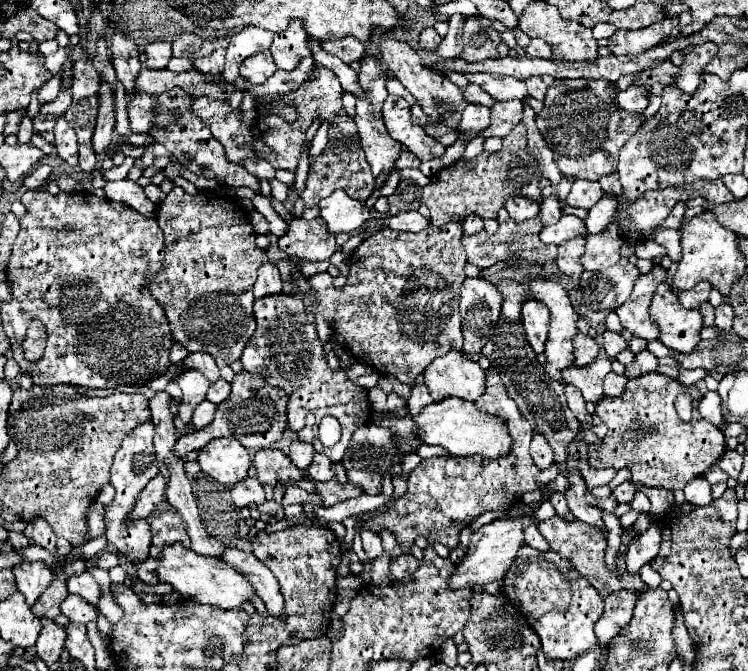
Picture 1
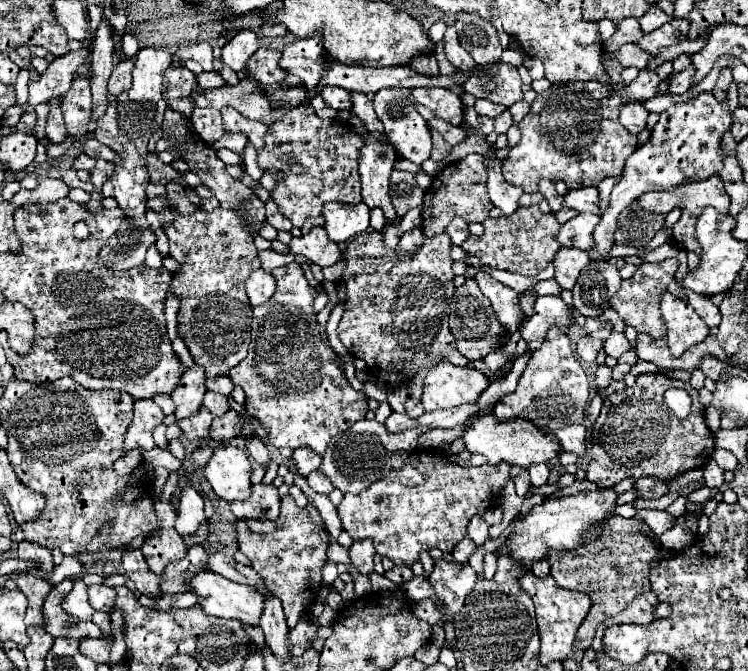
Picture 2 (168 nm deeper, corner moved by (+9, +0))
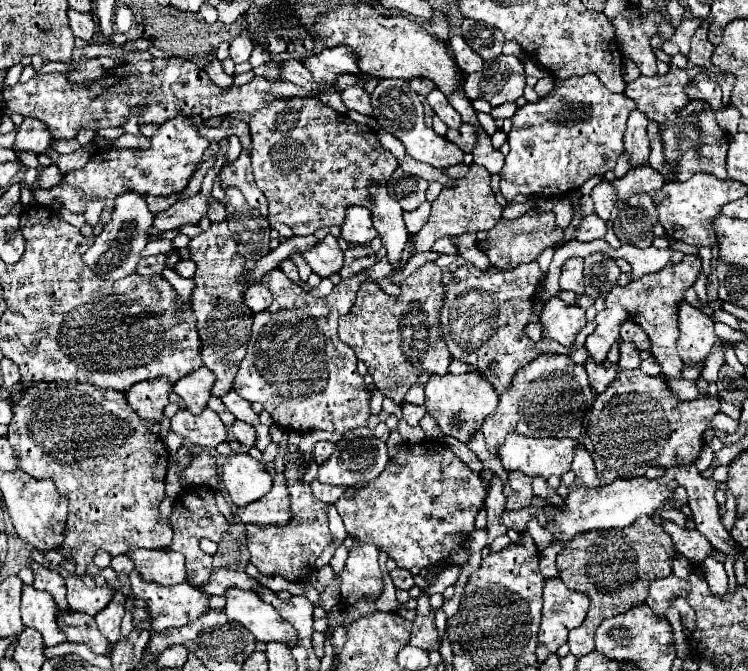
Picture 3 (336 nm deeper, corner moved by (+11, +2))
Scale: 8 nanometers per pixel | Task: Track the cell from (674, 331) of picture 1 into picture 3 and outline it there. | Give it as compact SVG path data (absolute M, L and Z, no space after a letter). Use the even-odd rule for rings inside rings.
M690 303L680 305L678 323L680 323L678 355L684 365L702 363L712 351L712 347L722 343L714 333L714 321L700 309L692 307Z

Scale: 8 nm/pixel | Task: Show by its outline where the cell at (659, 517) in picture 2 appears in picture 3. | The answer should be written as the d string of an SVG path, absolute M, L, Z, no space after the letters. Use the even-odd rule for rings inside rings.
M662 521L664 531L672 537L676 551L680 551L686 559L690 559L692 563L702 563L706 557L714 557L716 561L724 563L726 555L722 551L716 551L712 547L712 543L696 529L682 529L672 521Z

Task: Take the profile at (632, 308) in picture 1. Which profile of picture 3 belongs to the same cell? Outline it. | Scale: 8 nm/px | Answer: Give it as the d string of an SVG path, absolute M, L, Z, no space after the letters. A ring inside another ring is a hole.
M684 255L684 259L680 263L674 263L674 265L668 263L658 273L644 275L642 279L632 281L626 287L618 287L618 285L612 287L610 295L606 297L606 307L612 307L612 305L626 307L630 313L630 319L636 321L646 331L646 335L650 337L652 355L660 363L664 377L680 377L680 371L684 367L684 363L680 361L680 357L676 353L676 341L680 335L678 321L676 321L676 309L680 307L680 301L684 301L686 289L696 283L700 273L702 273L700 257Z

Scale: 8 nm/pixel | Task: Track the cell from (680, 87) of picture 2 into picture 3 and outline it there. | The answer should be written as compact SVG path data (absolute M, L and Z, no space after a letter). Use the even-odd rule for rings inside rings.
M704 71L696 75L696 79L692 81L692 85L686 87L686 95L690 99L696 99L696 101L704 101L708 103L714 111L722 109L724 103L722 103L722 91L720 91L720 85L716 81L712 81Z

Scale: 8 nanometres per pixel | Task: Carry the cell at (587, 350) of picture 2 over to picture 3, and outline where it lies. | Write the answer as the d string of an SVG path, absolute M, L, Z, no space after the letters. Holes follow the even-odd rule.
M620 305L616 307L608 307L604 311L600 311L596 315L596 331L586 339L586 349L592 355L592 359L596 363L604 363L606 361L606 353L608 349L620 339L618 337L618 329L620 323L628 319L628 313L624 313L624 309L620 309Z

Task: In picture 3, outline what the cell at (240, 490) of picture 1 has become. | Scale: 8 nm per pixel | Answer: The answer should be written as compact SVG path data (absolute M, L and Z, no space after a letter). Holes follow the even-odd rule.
M284 473L274 475L272 489L260 501L254 501L246 507L238 507L236 513L242 523L254 523L260 527L286 525L288 519L292 519L292 509Z

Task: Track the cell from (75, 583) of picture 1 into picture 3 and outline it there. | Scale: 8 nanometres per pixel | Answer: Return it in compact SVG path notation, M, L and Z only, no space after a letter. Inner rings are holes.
M116 591L112 601L96 615L98 629L110 643L116 643L120 639L120 621L126 613L124 603L126 603L126 597L120 591Z

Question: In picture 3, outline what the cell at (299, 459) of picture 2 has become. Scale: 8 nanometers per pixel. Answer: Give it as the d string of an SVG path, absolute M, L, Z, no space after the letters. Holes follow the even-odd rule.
M320 441L320 443L316 443L316 449L314 449L314 461L316 461L318 465L322 465L322 461L328 459L332 451L334 451L334 443L332 443L332 441Z

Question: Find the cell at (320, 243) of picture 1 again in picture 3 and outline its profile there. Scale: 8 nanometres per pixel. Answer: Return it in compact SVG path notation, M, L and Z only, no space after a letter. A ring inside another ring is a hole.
M328 235L318 245L314 245L310 251L304 253L304 261L312 267L312 271L318 277L326 279L326 277L330 277L342 269L344 253L342 253L336 237Z

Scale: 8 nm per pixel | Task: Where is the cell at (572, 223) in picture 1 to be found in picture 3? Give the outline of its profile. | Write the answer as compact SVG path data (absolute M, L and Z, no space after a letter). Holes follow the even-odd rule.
M588 215L588 217L584 217L582 225L576 229L576 239L578 239L578 241L602 239L602 237L606 235L606 231L608 231L608 227L606 227L606 223L604 223L600 217Z

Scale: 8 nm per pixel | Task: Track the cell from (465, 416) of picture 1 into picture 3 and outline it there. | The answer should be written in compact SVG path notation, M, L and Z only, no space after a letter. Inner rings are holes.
M508 433L506 443L498 449L500 451L498 455L506 471L522 471L528 477L540 475L544 479L550 479L552 475L562 477L564 473L570 471L576 445L580 443L574 439L532 439L532 437L524 437L518 433Z

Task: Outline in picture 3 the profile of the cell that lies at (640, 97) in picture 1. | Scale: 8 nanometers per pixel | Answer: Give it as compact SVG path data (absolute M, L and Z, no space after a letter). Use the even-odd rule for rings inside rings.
M638 109L630 113L628 127L624 133L624 155L628 155L628 163L632 169L640 165L648 165L650 141L646 135L646 125L648 125L648 117L644 113L640 113Z

